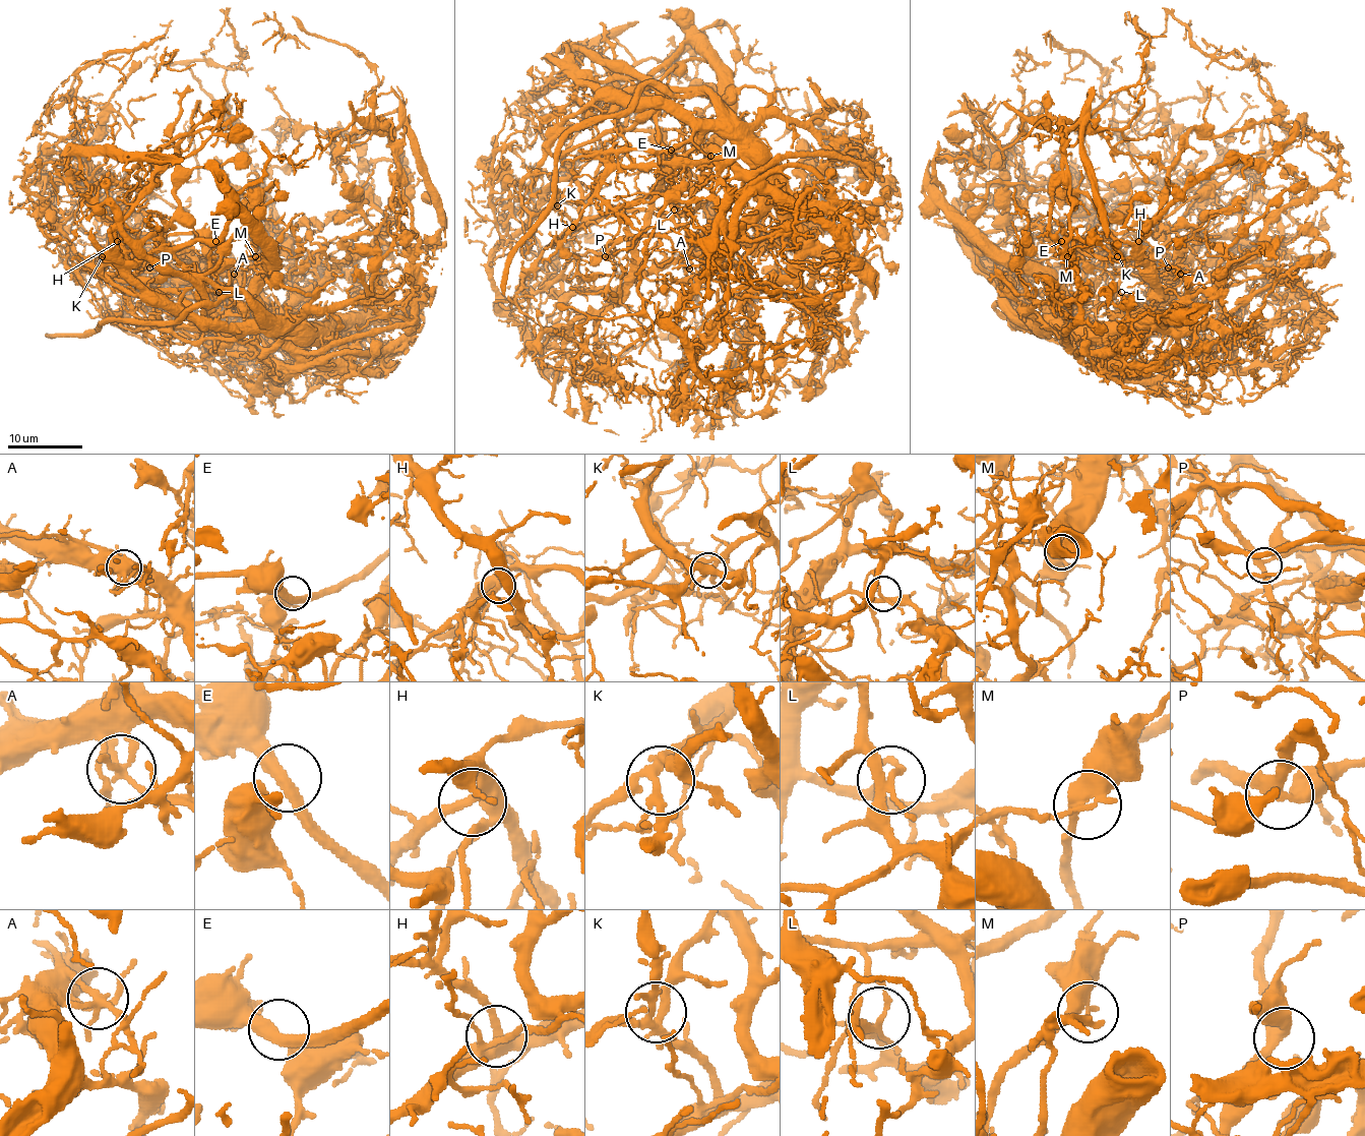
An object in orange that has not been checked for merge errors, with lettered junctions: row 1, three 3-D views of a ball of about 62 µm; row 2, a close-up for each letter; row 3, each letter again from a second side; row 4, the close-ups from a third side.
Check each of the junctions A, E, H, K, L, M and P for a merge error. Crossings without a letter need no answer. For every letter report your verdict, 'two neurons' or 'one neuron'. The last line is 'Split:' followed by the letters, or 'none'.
A: two neurons
E: one neuron
H: one neuron
K: one neuron
L: one neuron
M: two neurons
P: one neuron
Split: A, M

